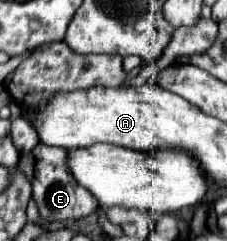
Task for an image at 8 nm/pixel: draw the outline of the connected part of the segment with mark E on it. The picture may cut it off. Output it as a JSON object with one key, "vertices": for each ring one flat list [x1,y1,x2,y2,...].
{"vertices":[[37,144,31,152,21,154,17,162,17,172,23,172,33,186,33,198,39,206,39,216,45,222,63,222,63,220,79,220,97,210,99,202,91,192,85,192,67,166,67,150,51,148,45,144]]}

